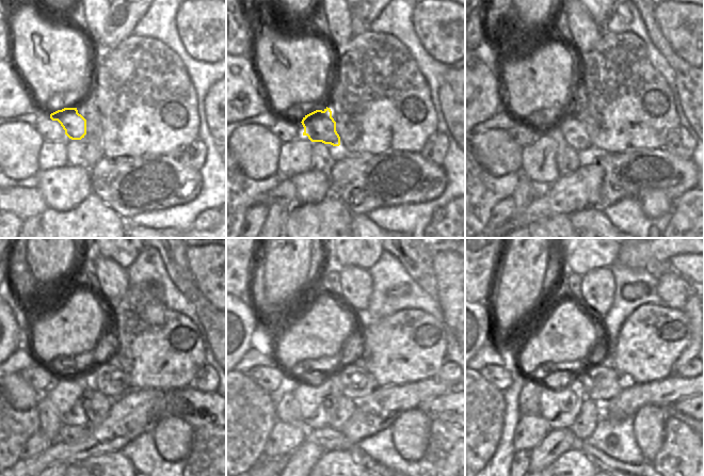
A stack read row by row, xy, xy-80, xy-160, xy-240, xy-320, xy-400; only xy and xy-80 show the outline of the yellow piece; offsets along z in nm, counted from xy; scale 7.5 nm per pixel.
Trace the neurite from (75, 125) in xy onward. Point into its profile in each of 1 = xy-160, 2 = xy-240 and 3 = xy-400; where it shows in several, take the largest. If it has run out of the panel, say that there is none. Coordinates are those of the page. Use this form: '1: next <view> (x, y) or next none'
1: next xy-160 (574, 132)
2: next xy-240 (107, 378)
3: next xy-400 (600, 382)

